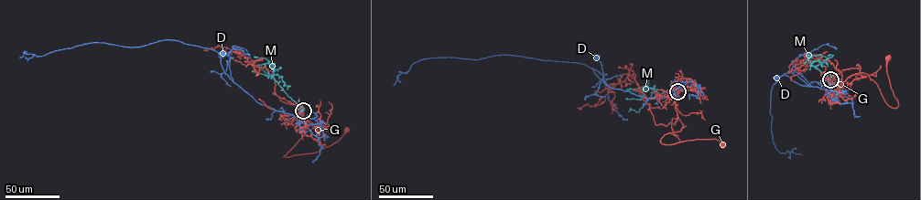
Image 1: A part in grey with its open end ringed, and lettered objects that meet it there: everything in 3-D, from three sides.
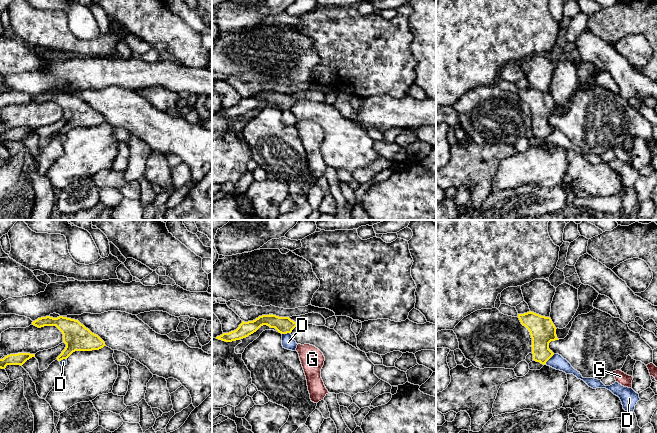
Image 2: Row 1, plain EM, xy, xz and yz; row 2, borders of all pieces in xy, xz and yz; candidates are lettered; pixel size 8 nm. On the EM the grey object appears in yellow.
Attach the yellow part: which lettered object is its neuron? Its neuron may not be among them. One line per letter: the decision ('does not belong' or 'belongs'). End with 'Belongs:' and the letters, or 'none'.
D: does not belong
G: belongs
M: does not belong
Belongs: G

